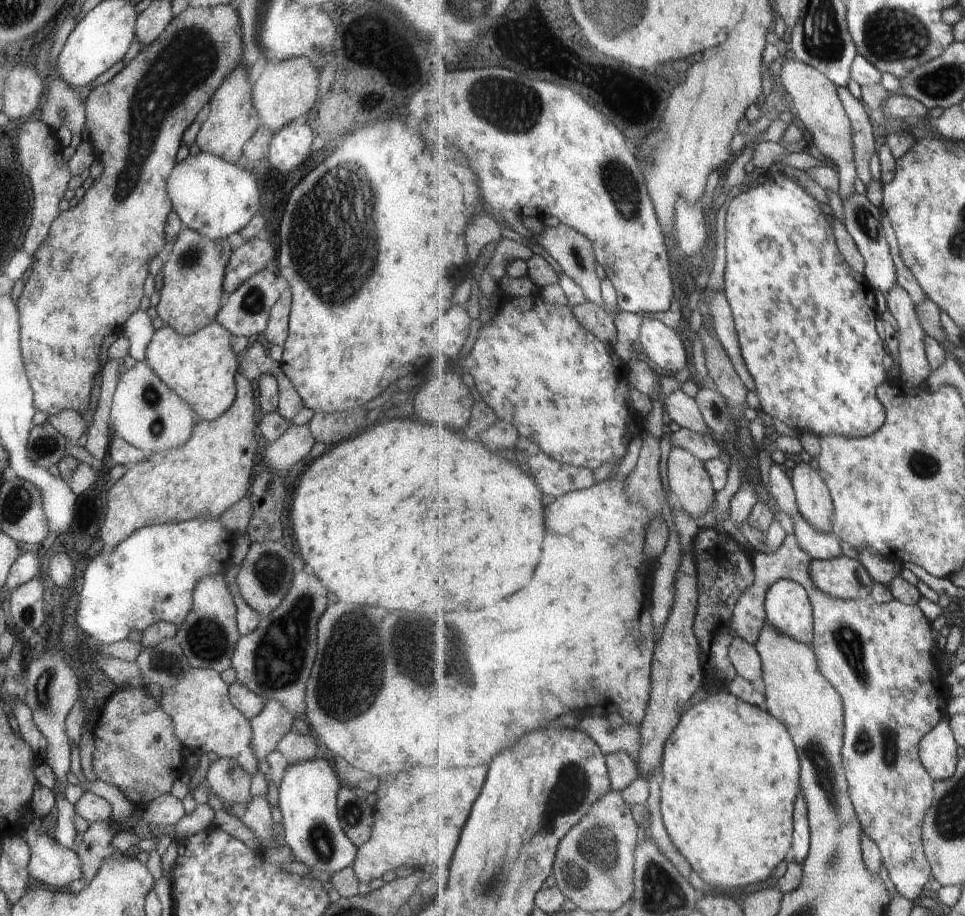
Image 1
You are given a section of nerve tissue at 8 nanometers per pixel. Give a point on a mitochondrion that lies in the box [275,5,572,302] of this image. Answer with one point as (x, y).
(510, 111)

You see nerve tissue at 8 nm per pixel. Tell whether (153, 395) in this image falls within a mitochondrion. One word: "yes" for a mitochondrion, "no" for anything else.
yes

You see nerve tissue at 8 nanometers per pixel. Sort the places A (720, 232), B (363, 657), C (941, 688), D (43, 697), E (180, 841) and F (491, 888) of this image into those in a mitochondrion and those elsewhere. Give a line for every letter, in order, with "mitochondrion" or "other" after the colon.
A: other
B: mitochondrion
C: other
D: mitochondrion
E: other
F: mitochondrion

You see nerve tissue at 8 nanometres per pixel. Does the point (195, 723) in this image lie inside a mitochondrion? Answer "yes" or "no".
no

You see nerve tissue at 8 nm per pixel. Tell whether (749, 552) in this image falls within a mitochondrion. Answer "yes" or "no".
no

